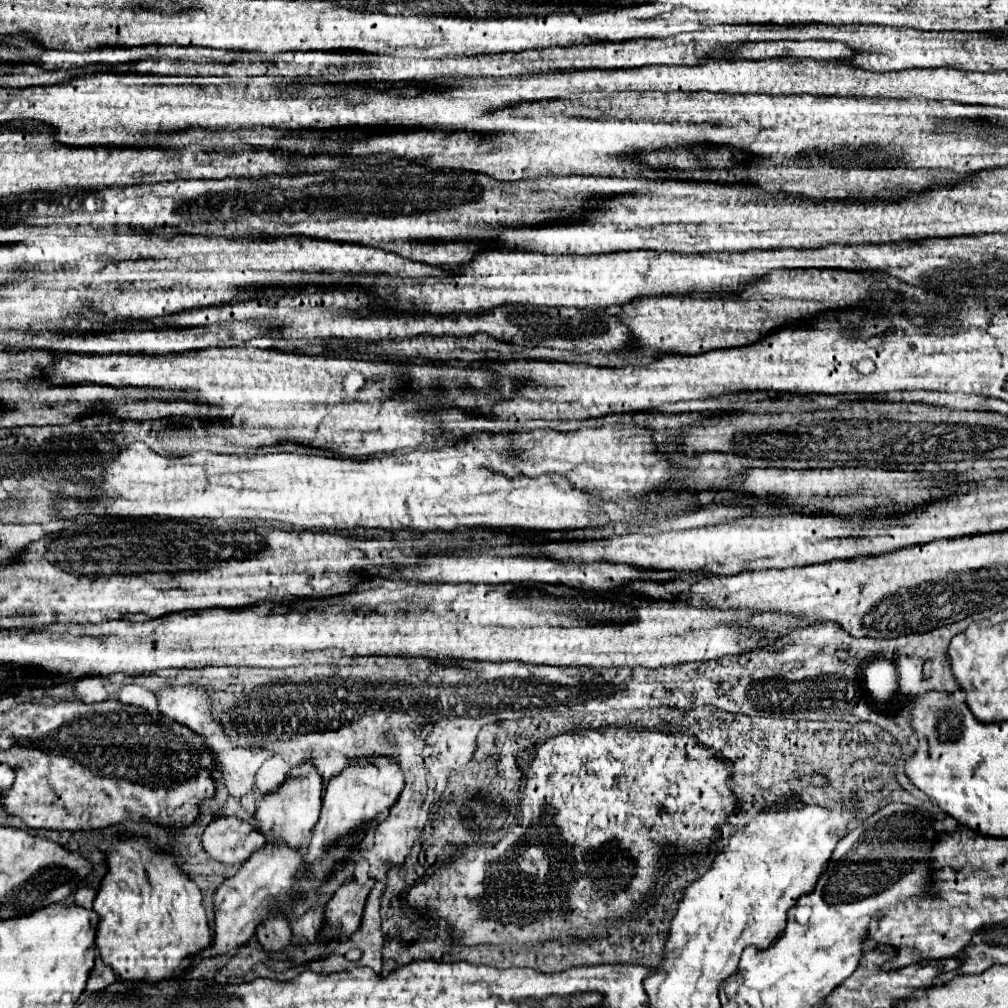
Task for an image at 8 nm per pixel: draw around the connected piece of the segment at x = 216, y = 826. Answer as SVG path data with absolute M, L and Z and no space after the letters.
M217 817L203 833L203 849L227 865L245 863L265 845L265 835L239 817Z

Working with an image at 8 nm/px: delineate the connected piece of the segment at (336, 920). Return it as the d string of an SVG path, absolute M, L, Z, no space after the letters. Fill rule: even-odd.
M349 881L349 883L343 883L335 891L335 895L331 897L331 901L325 907L325 911L327 911L327 923L331 923L331 935L335 935L335 939L337 937L349 937L359 927L361 917L363 917L365 899L367 899L367 895L369 895L369 891L371 891L373 885L375 883L363 883L363 885L359 885L357 881Z

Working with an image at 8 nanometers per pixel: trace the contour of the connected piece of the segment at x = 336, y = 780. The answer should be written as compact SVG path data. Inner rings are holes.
M377 757L371 763L353 763L347 765L341 773L331 777L325 787L323 797L323 809L319 823L313 827L311 843L305 851L305 863L313 863L323 853L325 845L331 845L331 841L351 835L351 831L357 831L359 827L365 827L369 823L377 823L381 813L385 809L391 809L399 795L403 791L403 771L399 763L391 757Z

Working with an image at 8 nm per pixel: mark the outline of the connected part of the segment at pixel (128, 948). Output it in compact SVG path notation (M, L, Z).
M127 839L127 841L119 841L111 847L105 847L105 853L107 853L107 859L109 859L109 873L107 877L101 881L101 887L99 887L99 893L97 893L97 899L93 903L93 909L101 915L101 923L97 925L97 947L99 947L99 955L103 959L103 963L107 967L113 969L113 973L117 975L117 979L121 981L145 981L145 983L159 983L159 981L171 981L171 979L177 979L177 977L183 977L185 973L189 973L193 969L193 961L191 957L193 955L199 955L203 949L207 949L211 945L211 933L209 933L209 925L207 925L207 917L205 917L205 909L201 905L201 891L199 887L179 871L179 867L173 863L173 857L171 855L165 855L165 853L155 853L145 841L139 841L139 839Z

